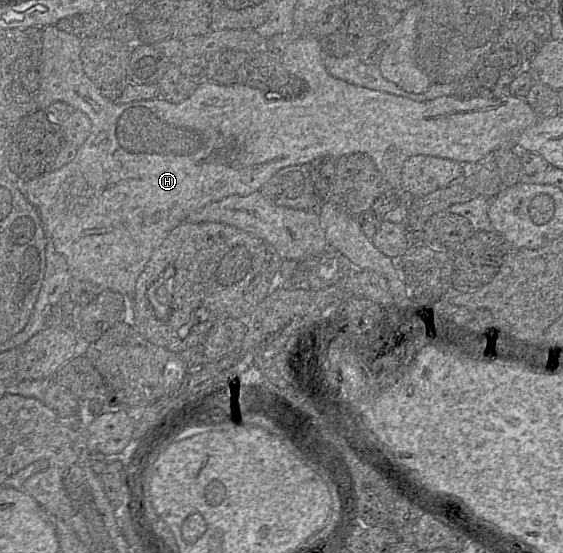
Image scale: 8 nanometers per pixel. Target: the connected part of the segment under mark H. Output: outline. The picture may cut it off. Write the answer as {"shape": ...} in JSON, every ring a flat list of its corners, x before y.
{"shape":[[56,25,43,28,40,87,37,94,37,104,38,109,46,110,55,102,64,102,71,106,73,111,82,111,91,120,91,134,78,148,77,154,71,162,55,171,45,173,16,186,20,188,26,199,38,211,45,230,46,244,48,239,51,239,56,251,64,255,72,278,81,281,90,281,102,288,119,292,123,296,126,309,126,319,123,321,129,324,133,324,133,298,136,291,137,279,152,255,169,233,181,222,186,221,189,214,209,203,222,200,232,195,247,196,255,191,259,191,277,172,288,166,310,164,315,159,325,156,340,158,351,153,364,153,374,161,379,171,388,181,390,188,400,192,399,205,386,214,383,220,392,223,403,223,405,218,410,214,412,198,416,197,402,189,402,170,408,158,415,155,428,155,447,158,465,166,472,166,495,150,517,149,518,136,521,132,539,121,538,115,531,108,526,98,514,95,508,95,501,99,441,96,420,102,392,93,360,87,334,78,329,74,324,65,324,52,320,45,320,38,314,34,292,38,285,54,282,56,282,62,284,68,290,75,290,81,292,79,291,77,297,77,305,81,306,86,302,89,298,85,294,86,291,95,285,92,269,94,269,97,272,99,265,97,265,91,250,87,246,84,223,85,215,81,203,81,193,94,181,103,172,103,163,96,160,96,151,100,119,104,104,97,98,85,86,75,81,61,81,51,82,39,74,32,66,32,59,29]]}

